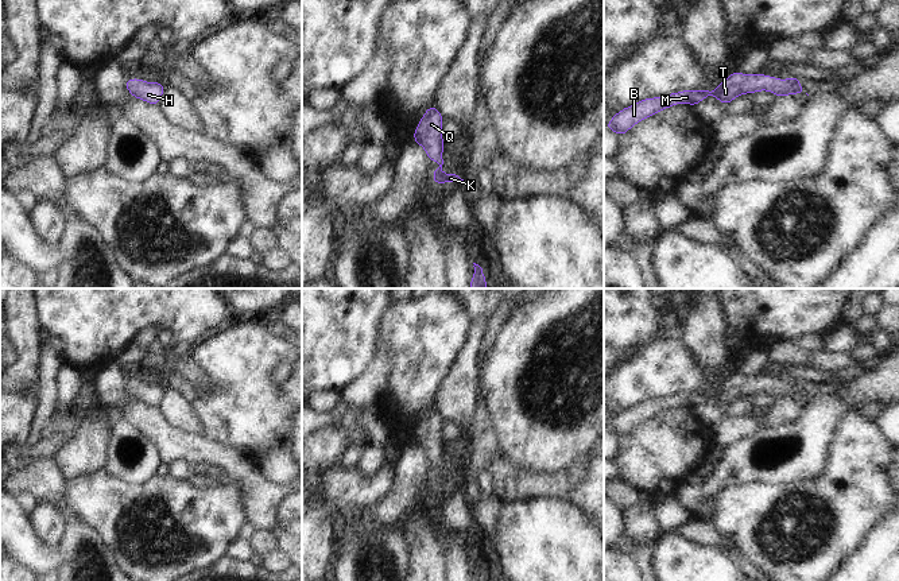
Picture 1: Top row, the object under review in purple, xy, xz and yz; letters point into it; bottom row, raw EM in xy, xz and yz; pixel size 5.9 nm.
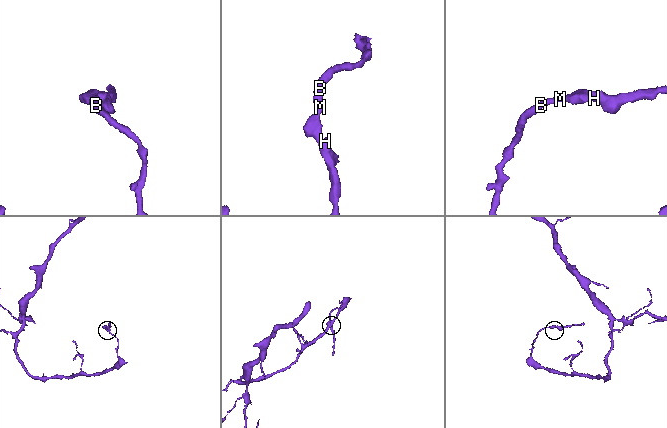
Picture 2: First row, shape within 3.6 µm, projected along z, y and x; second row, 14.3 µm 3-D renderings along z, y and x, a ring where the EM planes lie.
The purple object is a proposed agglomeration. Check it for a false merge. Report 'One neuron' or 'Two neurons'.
One neuron.

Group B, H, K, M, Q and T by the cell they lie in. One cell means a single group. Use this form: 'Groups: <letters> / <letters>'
Groups: B H K M Q T.

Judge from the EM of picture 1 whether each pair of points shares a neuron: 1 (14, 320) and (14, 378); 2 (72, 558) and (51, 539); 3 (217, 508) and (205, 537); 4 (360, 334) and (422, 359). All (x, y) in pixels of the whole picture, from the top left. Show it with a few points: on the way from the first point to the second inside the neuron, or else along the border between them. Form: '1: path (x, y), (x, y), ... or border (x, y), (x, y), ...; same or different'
1: path (23, 334), (23, 363); same
2: border (66, 518), (64, 535), (57, 546); different
3: path (213, 515), (205, 523), (205, 530); same
4: border (387, 310), (382, 318), (380, 341), (376, 345); different

